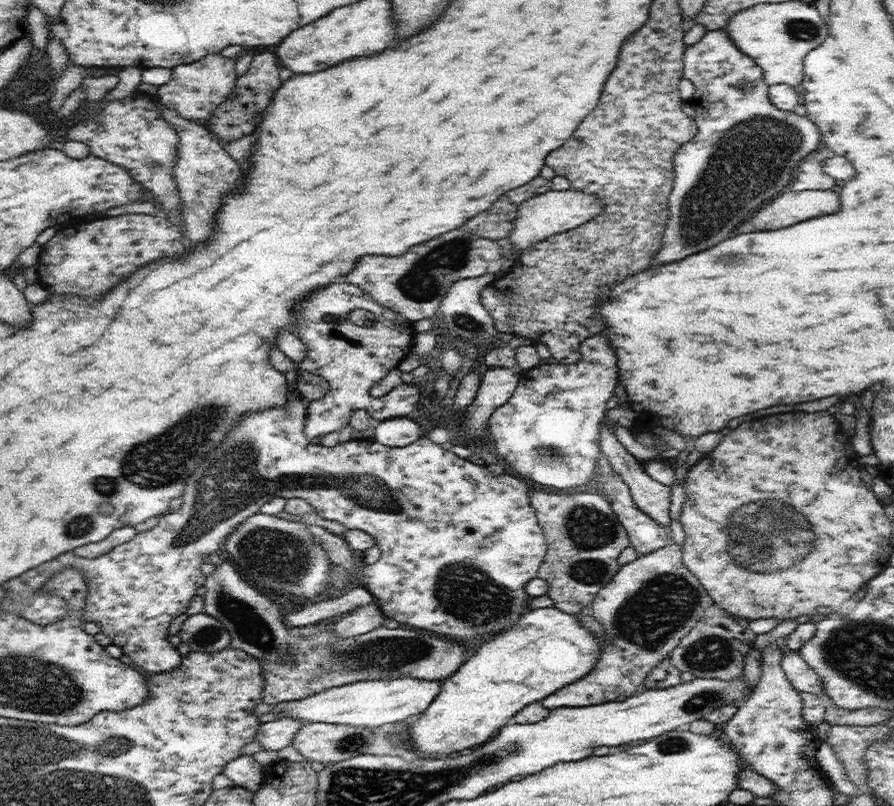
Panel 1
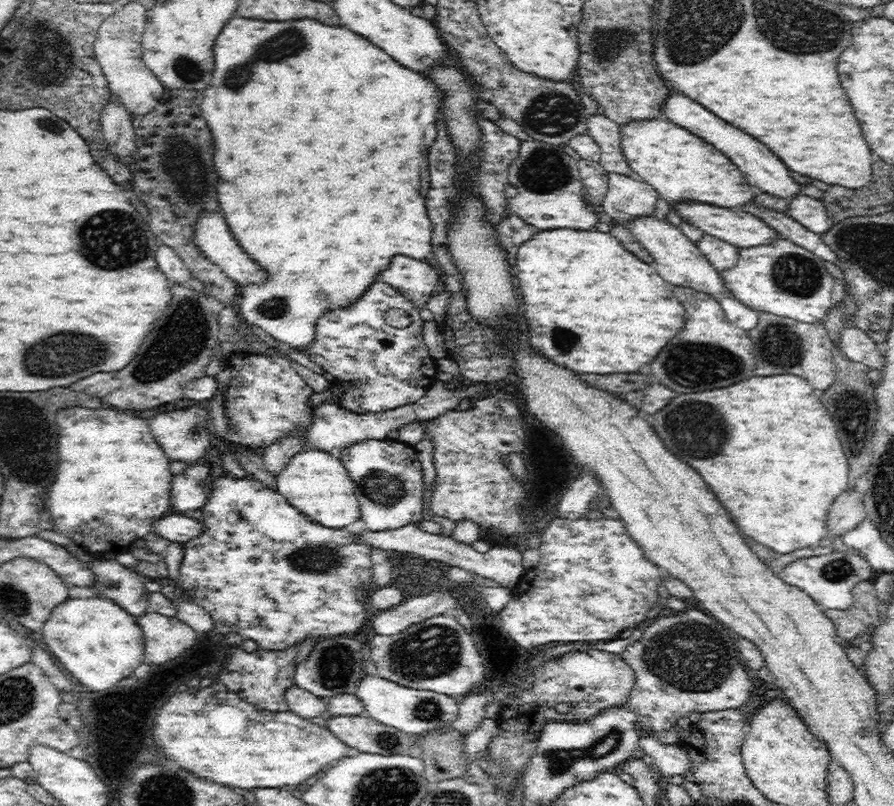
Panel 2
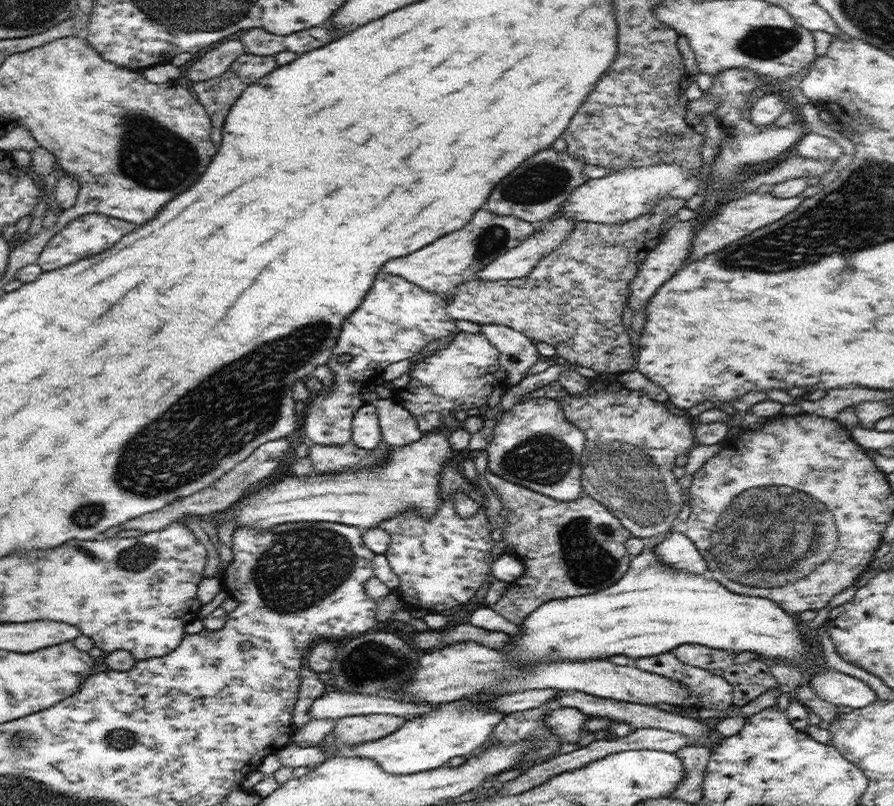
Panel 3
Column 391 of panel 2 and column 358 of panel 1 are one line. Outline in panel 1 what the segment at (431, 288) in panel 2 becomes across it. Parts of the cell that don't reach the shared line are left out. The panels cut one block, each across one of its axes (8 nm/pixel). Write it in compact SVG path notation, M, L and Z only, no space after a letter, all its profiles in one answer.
M466 226L446 232L426 244L418 244L402 256L364 256L344 280L370 293L380 305L409 321L432 318L436 308L458 280L508 271L517 258L514 251L502 253L500 242L468 231Z

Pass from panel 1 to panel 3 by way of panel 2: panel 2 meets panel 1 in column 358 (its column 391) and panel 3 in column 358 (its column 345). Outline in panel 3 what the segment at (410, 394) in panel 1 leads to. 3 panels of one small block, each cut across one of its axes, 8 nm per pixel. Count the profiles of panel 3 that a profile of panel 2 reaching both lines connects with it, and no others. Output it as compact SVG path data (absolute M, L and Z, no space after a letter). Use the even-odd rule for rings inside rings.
M385 268L378 270L376 278L360 303L360 306L346 318L342 324L340 336L336 340L336 346L328 358L327 365L334 371L334 386L327 390L326 395L318 395L308 403L308 412L302 418L301 428L305 439L313 443L313 446L333 447L346 444L351 440L352 423L356 411L367 404L360 388L371 383L372 376L376 372L382 372L392 362L400 362L405 358L411 358L423 350L428 342L433 340L449 340L457 334L457 320L450 317L446 311L449 299L434 292L430 292L402 276L394 275ZM348 354L350 361L340 362L340 356Z

